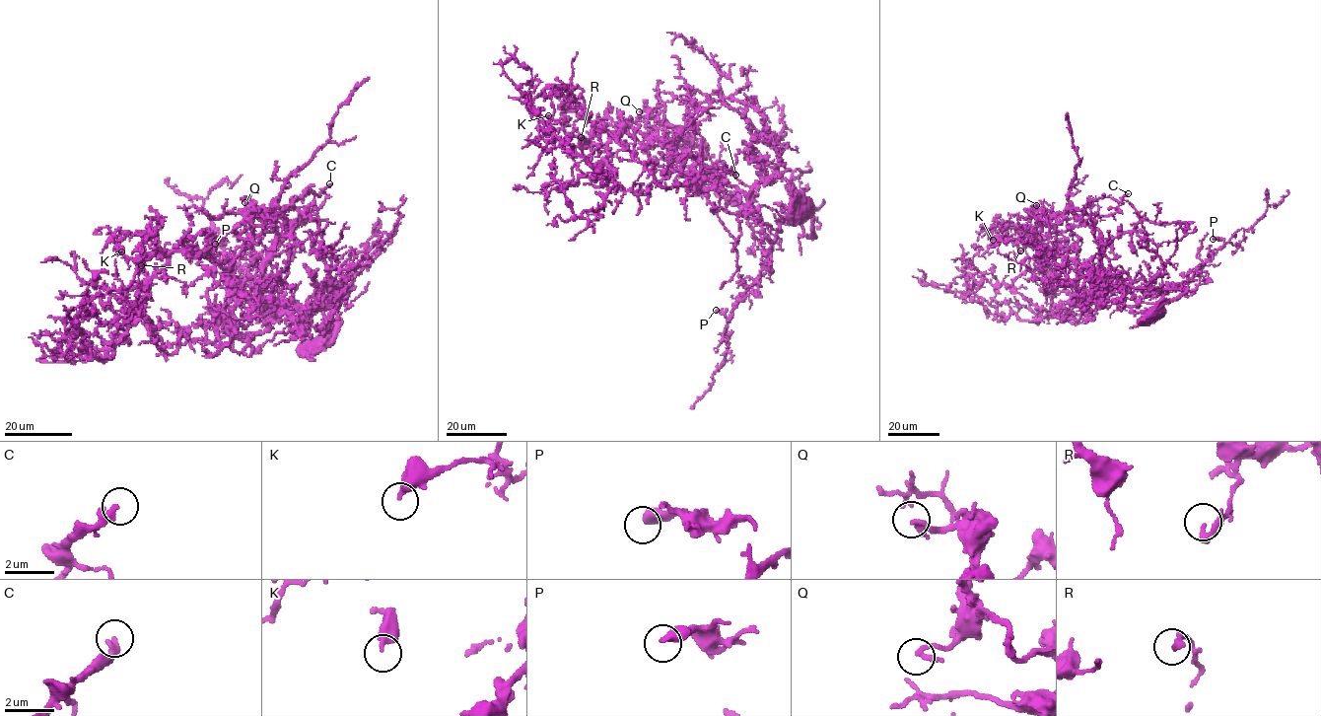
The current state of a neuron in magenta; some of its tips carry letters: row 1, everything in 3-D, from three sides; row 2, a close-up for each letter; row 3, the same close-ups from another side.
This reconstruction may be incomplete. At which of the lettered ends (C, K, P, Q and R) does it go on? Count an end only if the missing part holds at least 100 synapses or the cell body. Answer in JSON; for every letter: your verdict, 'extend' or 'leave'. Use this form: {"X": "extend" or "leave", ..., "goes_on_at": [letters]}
{"C": "leave", "K": "leave", "P": "extend", "Q": "leave", "R": "leave", "goes_on_at": ["P"]}

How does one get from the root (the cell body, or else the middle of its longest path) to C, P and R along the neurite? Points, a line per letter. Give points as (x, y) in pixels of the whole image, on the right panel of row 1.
C: (1155, 313), (1185, 291), (1124, 293), (1106, 279), (1099, 231), (1081, 216), (1092, 200), (1128, 193)
P: (1155, 313), (1185, 291), (1157, 289), (1180, 286), (1199, 274), (1224, 243), (1223, 239), (1213, 239)
R: (1155, 313), (1185, 291), (1157, 289), (1165, 291), (1153, 297), (1139, 286), (1124, 293), (1038, 241), (1020, 250)

